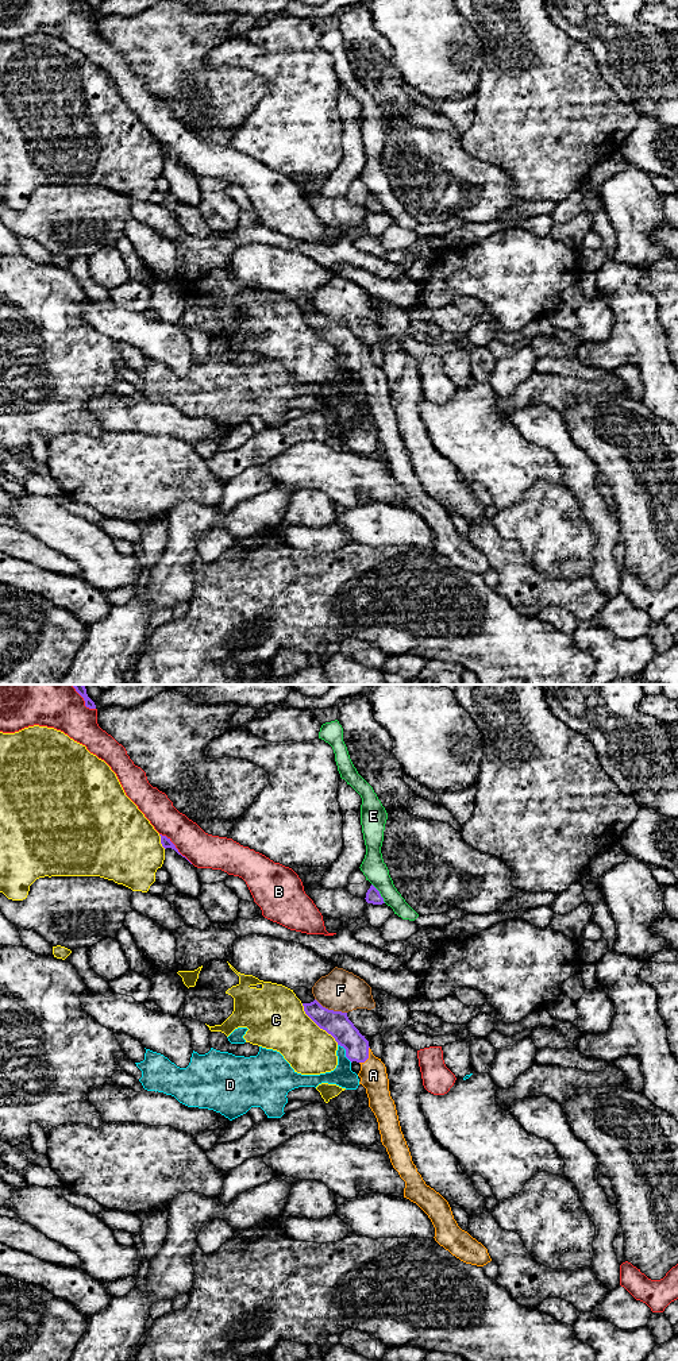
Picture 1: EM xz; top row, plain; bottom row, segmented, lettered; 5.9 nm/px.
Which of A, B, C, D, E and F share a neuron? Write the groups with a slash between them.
A / B / C / D / E / F

